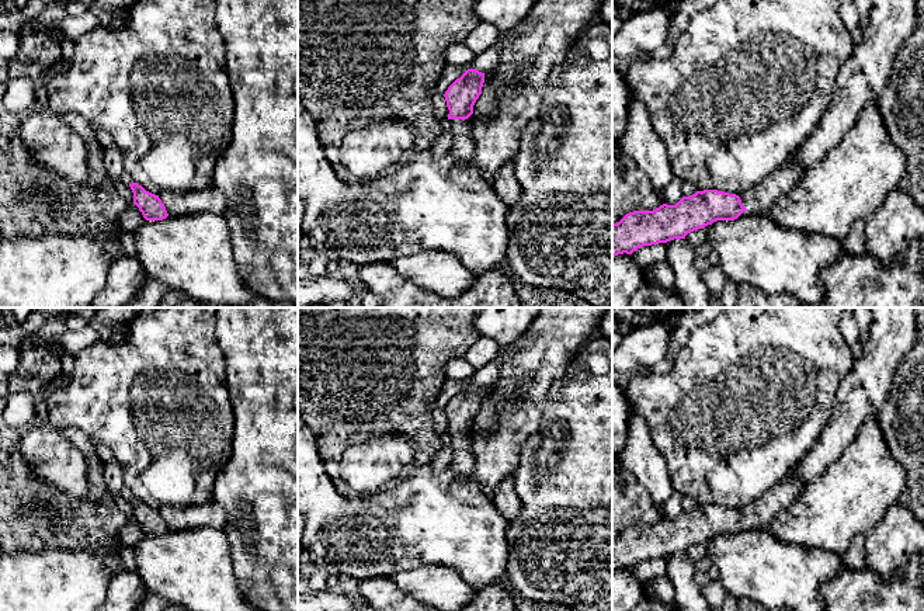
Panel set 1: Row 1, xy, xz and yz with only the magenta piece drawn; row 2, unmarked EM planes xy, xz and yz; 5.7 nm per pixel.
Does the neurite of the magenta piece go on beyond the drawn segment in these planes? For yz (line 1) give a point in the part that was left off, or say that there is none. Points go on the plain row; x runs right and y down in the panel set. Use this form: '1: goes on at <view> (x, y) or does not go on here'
1: goes on at yz (757, 514)

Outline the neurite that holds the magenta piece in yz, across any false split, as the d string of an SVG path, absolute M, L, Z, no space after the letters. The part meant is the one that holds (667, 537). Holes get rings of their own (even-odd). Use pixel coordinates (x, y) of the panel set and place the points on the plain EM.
M784 479L740 511L718 504L697 506L675 520L653 525L633 525L612 538L612 572L632 569L643 560L685 553L694 545L716 535L734 535L743 527L764 530L784 508L795 503L806 483Z

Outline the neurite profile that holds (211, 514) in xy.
M213 500L201 506L166 506L159 513L164 518L169 531L185 531L199 527L223 530L226 524L223 507Z

